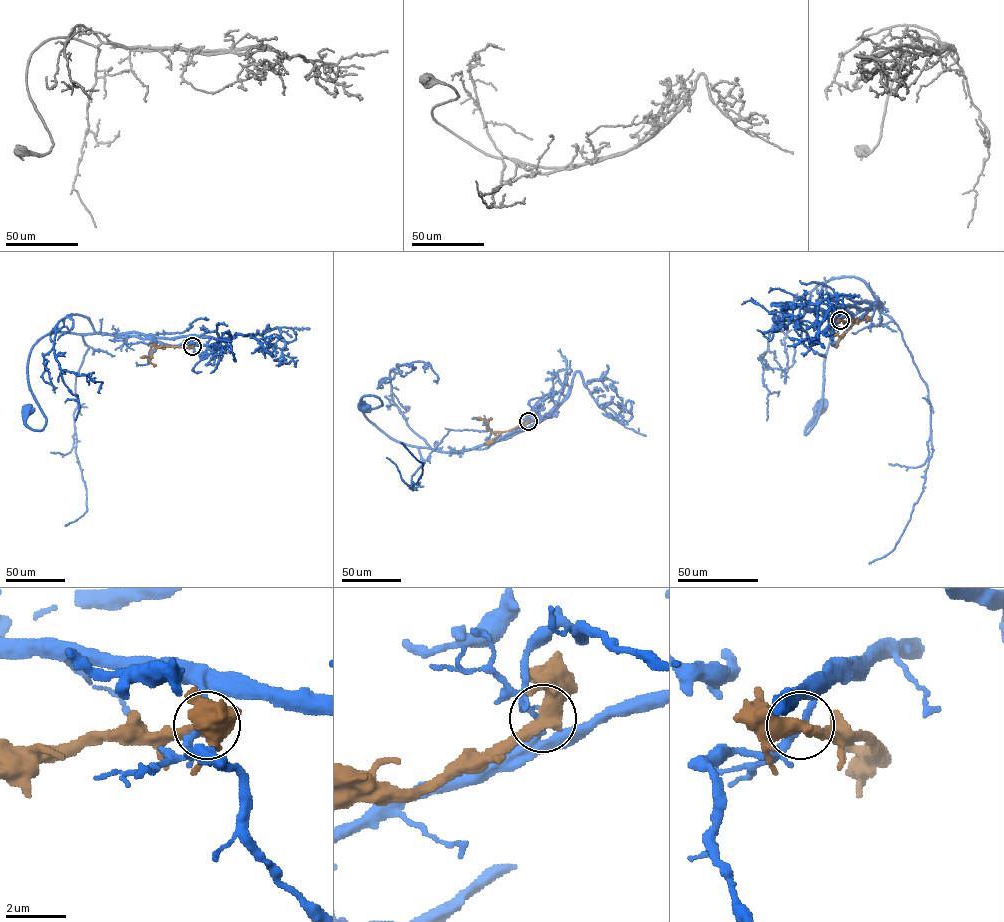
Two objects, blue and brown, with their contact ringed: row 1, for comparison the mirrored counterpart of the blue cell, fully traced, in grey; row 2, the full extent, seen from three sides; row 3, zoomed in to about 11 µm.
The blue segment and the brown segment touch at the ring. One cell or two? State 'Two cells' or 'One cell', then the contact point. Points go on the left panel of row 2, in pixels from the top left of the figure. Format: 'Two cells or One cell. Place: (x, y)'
Two cells. Place: (192, 346)

